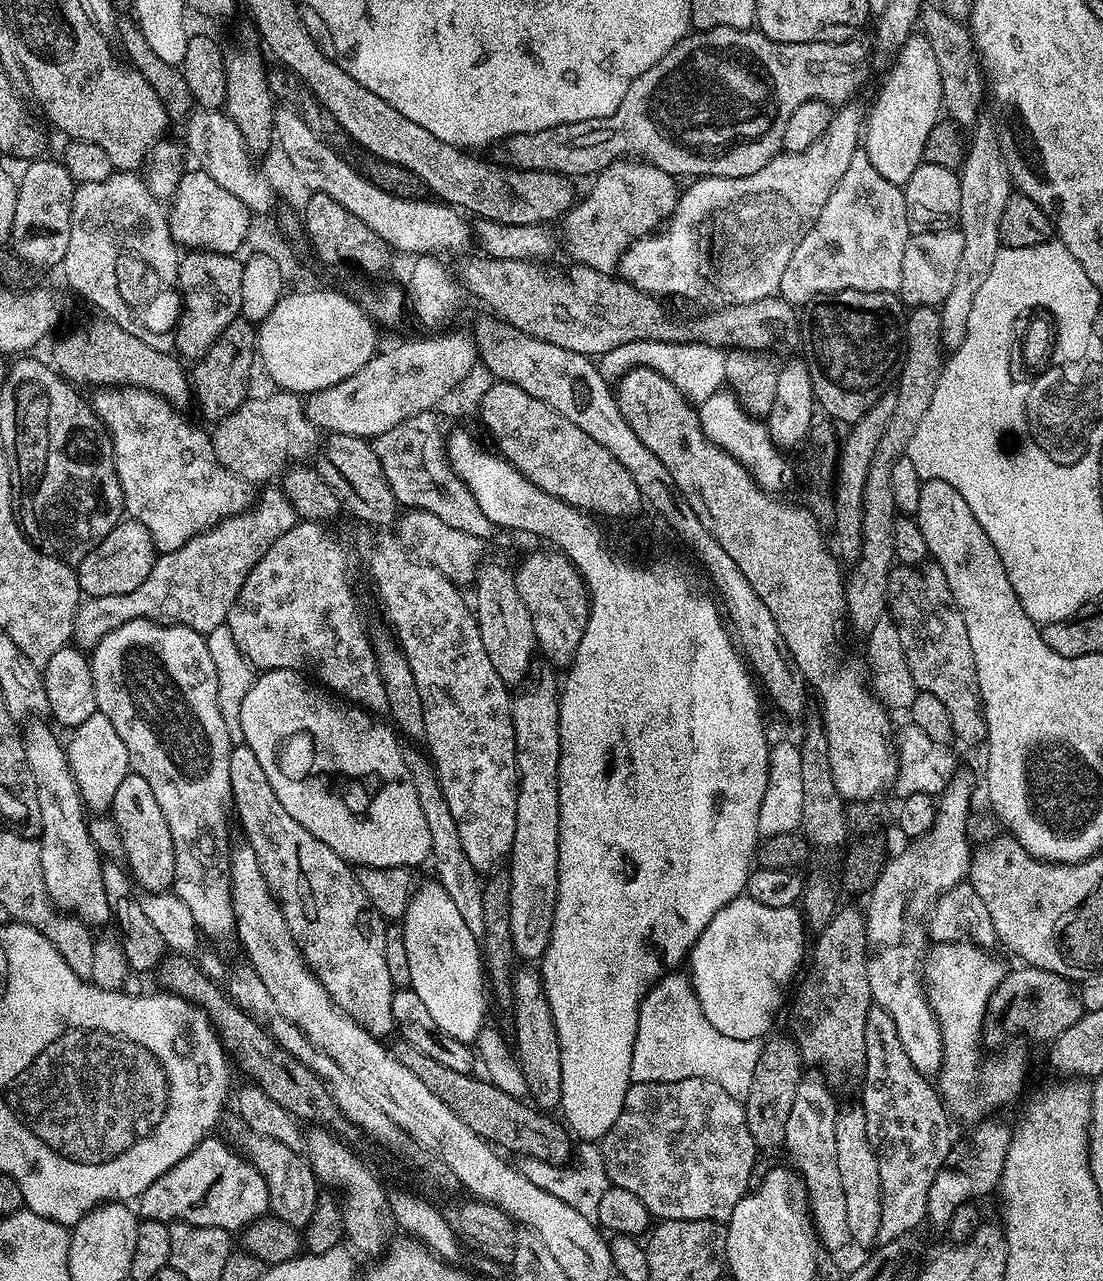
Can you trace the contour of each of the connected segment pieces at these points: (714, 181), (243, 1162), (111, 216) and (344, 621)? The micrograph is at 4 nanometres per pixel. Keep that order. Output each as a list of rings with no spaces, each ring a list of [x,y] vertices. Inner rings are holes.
[[[844,106],[833,115],[830,126],[814,146],[805,152],[781,151],[762,170],[746,174],[742,178],[725,176],[701,176],[693,179],[689,188],[680,193],[680,201],[672,215],[659,230],[635,240],[622,254],[618,265],[619,279],[632,284],[640,292],[665,298],[677,296],[692,304],[701,304],[701,309],[715,310],[730,304],[749,304],[780,291],[782,273],[798,250],[798,242],[814,226],[826,198],[834,194],[834,186],[846,174],[850,158],[862,144],[862,112],[853,106]]]
[[[205,1138],[201,1144],[194,1146],[194,1150],[190,1150],[190,1154],[186,1154],[186,1158],[182,1158],[182,1162],[170,1166],[170,1170],[166,1170],[162,1178],[154,1178],[154,1182],[146,1186],[146,1190],[138,1198],[140,1220],[157,1220],[166,1225],[181,1220],[194,1226],[214,1226],[226,1230],[229,1234],[236,1234],[269,1211],[268,1187],[262,1174],[258,1174],[247,1156],[237,1151],[231,1143],[223,1139],[212,1139]]]
[[[116,170],[112,175],[107,176],[102,182],[86,182],[77,183],[72,194],[72,213],[70,214],[70,242],[66,246],[66,254],[64,255],[64,263],[62,271],[68,279],[68,284],[81,296],[84,300],[89,300],[96,308],[101,308],[101,313],[108,317],[111,312],[122,312],[122,306],[136,306],[134,298],[136,292],[140,292],[146,302],[154,302],[154,294],[162,294],[162,290],[171,293],[177,287],[176,275],[179,270],[179,262],[181,253],[178,251],[178,246],[172,240],[172,235],[168,230],[165,213],[160,208],[157,201],[154,199],[151,192],[148,191],[147,183],[143,179],[136,177],[137,173],[132,170]]]
[[[300,520],[273,542],[270,550],[266,550],[250,570],[238,598],[230,606],[226,626],[253,669],[289,668],[319,682],[345,701],[359,702],[373,714],[387,713],[386,690],[376,669],[374,644],[371,639],[368,641],[364,616],[348,581],[348,552],[343,542],[323,523]]]

